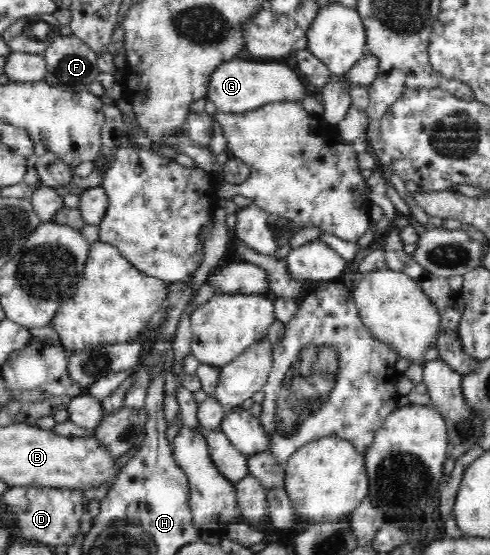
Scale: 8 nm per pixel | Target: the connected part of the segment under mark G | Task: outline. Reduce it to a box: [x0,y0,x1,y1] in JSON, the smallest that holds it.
[208,60,312,114]

